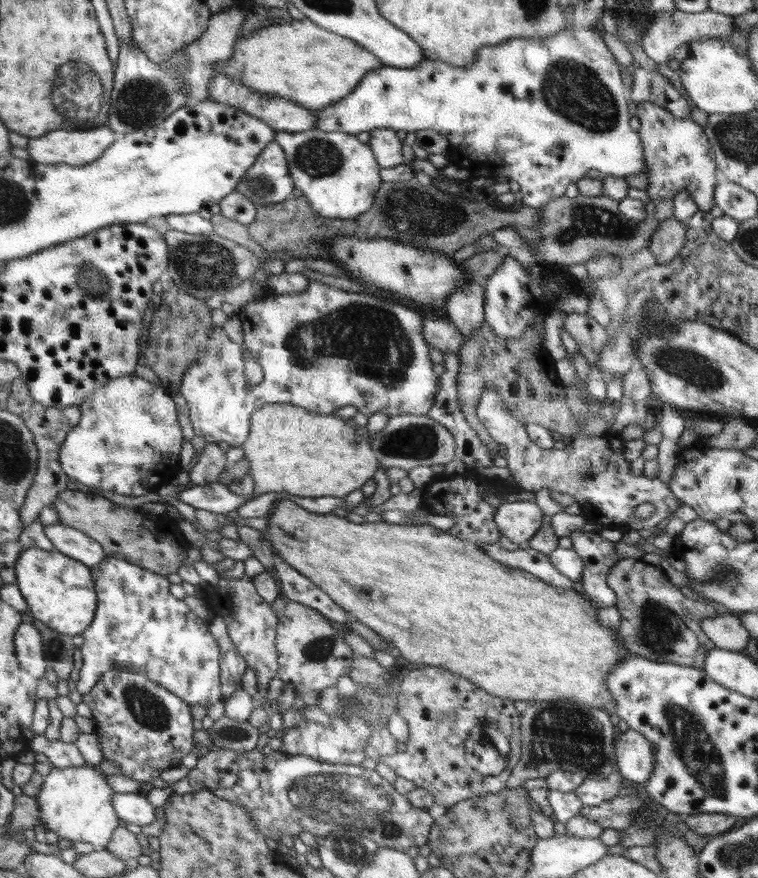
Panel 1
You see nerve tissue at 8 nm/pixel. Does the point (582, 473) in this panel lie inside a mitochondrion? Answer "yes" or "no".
yes

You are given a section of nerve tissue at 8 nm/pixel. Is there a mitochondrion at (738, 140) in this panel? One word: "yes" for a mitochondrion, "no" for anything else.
yes

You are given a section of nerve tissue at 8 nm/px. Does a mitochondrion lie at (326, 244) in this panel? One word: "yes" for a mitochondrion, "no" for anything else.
no

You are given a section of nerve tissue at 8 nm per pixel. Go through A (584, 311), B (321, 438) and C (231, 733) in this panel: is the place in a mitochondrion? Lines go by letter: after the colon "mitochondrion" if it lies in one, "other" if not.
A: other
B: other
C: mitochondrion

